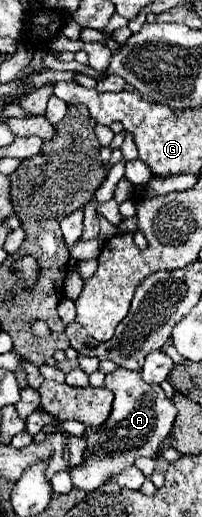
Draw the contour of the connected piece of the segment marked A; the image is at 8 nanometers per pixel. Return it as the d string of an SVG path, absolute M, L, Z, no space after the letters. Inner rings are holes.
M116 369L106 375L106 387L114 393L114 405L110 417L86 435L86 453L82 457L82 465L72 465L68 469L74 487L82 491L94 491L102 483L106 483L112 475L134 465L138 457L152 457L158 453L160 443L172 431L176 419L174 403L164 395L160 385L148 385L142 381L140 371Z

